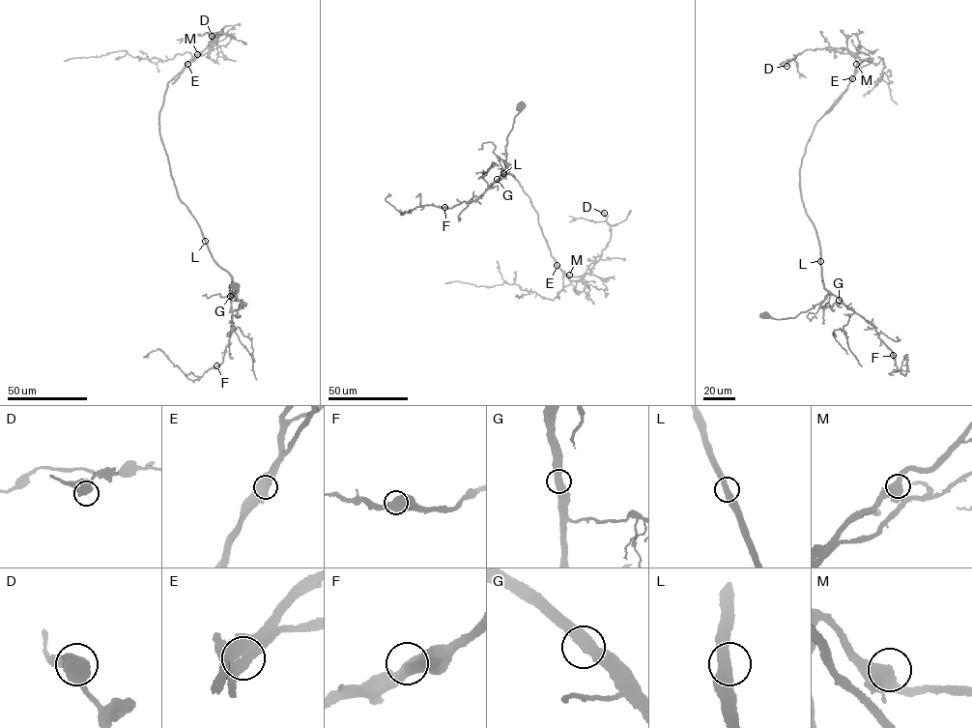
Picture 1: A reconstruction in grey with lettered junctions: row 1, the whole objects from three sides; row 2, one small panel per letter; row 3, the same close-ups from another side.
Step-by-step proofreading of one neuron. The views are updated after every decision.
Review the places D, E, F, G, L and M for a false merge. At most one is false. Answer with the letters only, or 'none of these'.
E

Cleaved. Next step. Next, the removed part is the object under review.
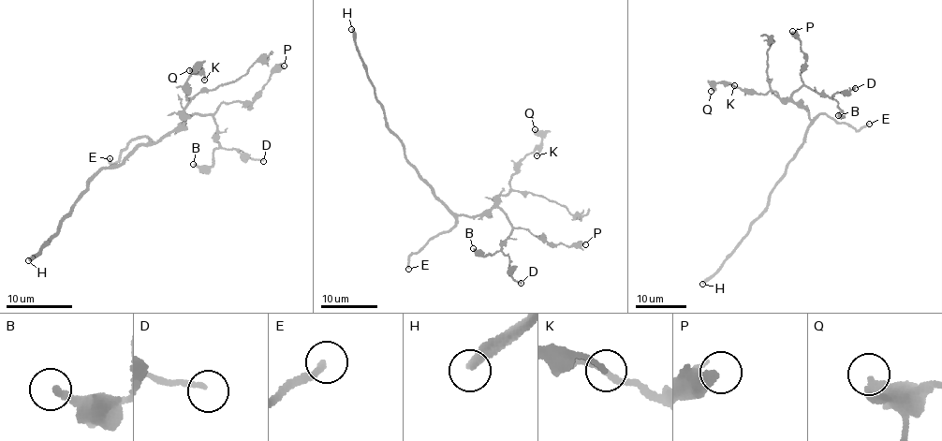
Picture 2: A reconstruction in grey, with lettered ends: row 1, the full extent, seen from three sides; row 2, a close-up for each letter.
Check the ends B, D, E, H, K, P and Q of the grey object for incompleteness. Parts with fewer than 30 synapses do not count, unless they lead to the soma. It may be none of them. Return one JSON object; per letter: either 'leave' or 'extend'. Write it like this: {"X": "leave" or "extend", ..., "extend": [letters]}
{"B": "leave", "D": "leave", "E": "extend", "H": "extend", "K": "leave", "P": "leave", "Q": "leave", "extend": ["E", "H"]}

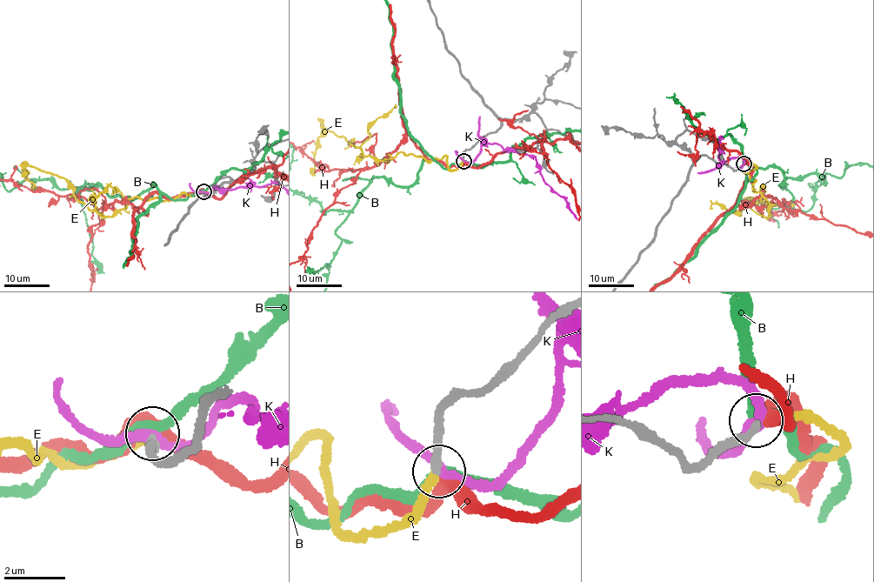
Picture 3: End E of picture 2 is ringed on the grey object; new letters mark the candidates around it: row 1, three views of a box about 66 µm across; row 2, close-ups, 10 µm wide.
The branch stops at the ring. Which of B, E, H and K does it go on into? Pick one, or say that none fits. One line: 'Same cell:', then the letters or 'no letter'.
Same cell: E

